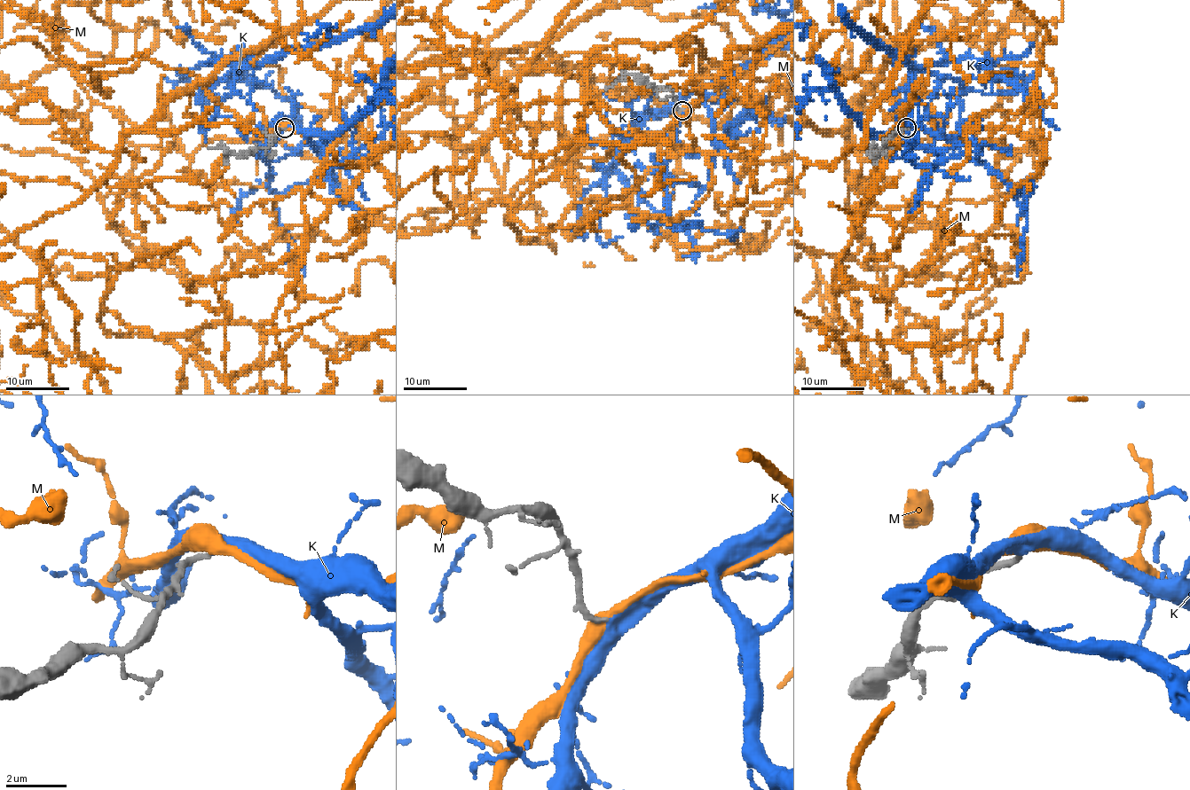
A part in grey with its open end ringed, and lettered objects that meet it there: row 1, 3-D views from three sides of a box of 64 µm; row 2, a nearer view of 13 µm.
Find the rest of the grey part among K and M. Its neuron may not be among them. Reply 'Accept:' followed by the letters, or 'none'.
Accept: K

